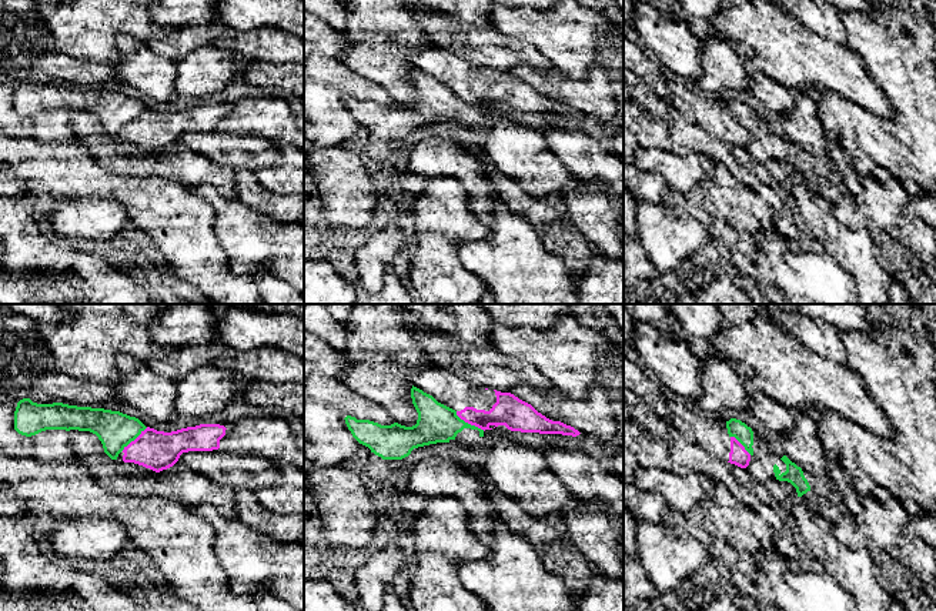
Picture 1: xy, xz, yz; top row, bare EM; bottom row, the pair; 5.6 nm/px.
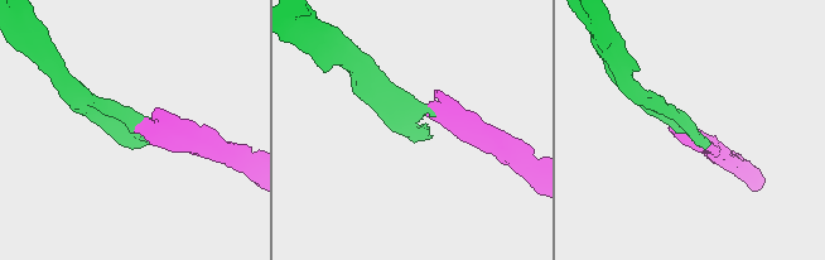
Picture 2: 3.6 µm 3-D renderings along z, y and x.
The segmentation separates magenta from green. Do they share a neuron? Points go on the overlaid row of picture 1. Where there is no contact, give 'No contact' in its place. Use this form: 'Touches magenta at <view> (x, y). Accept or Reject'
Touches magenta at xz (470, 423). Reject

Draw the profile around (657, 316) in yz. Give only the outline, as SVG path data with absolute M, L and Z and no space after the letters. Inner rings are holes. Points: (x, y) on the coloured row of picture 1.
M624 304L638 323L645 323L671 335L669 313L662 304Z

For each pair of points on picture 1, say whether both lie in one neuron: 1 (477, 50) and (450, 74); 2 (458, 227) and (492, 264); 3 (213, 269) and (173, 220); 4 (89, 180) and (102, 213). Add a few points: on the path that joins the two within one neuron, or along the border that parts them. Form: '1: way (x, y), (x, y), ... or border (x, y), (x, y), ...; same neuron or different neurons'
1: border (464, 52), (472, 63), (485, 67); different neurons
2: border (490, 227), (457, 247), (470, 273); different neurons
3: way (201, 257), (189, 244), (183, 231); same neuron
4: border (64, 196), (104, 196), (113, 197), (119, 203); different neurons

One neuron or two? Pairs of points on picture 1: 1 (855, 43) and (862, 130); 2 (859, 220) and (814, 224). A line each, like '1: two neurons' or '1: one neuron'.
1: one neuron
2: two neurons

